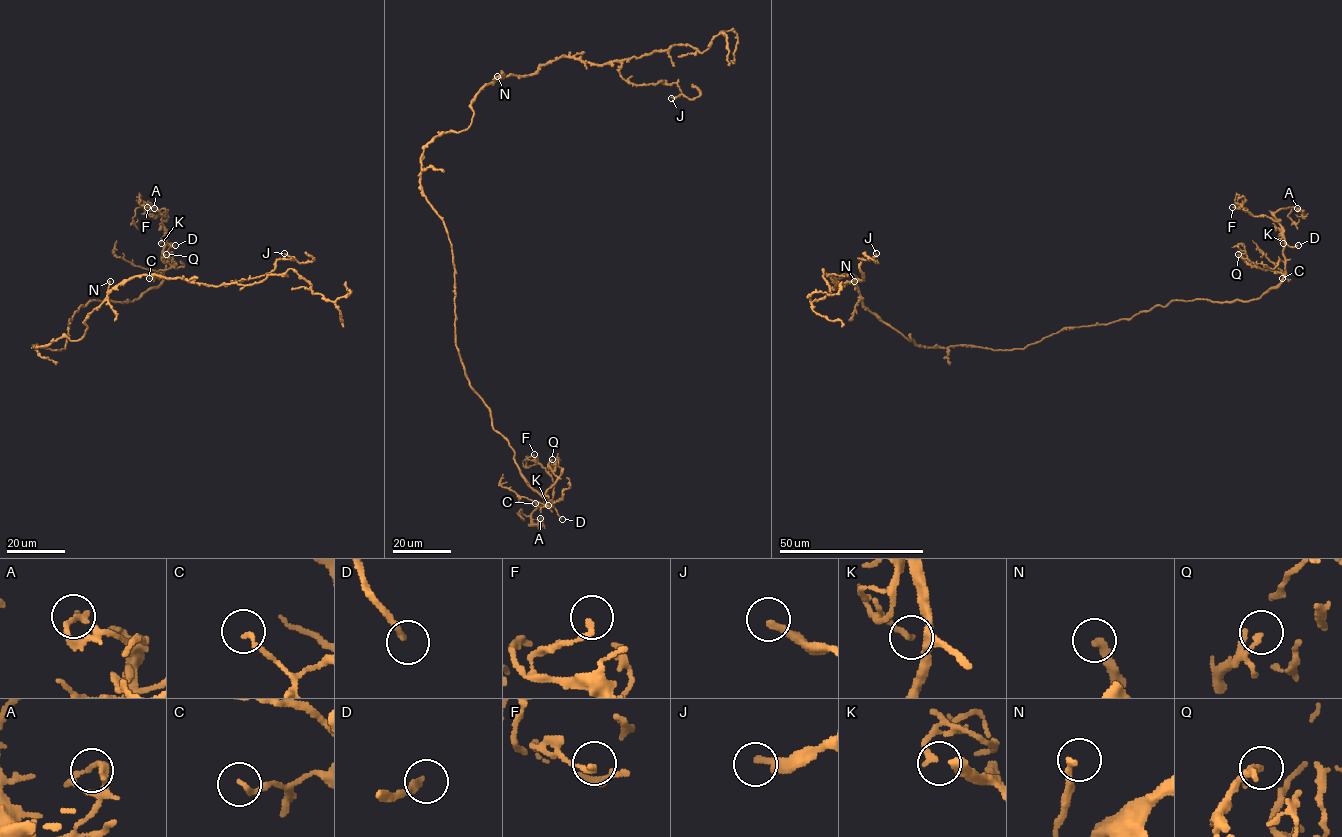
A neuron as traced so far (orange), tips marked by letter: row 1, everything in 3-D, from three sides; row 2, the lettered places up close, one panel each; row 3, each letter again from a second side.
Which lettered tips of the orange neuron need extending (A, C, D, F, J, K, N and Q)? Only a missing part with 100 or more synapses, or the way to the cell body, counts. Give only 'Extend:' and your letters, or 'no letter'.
Extend: D

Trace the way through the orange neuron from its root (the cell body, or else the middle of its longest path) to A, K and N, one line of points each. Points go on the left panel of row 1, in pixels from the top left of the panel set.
A: (37, 345), (63, 349), (69, 320), (90, 300), (132, 301), (161, 283), (166, 234), (144, 207), (154, 208)
K: (37, 345), (63, 349), (69, 320), (90, 300), (132, 301), (155, 288), (166, 266), (166, 237), (161, 243)
N: (37, 345), (34, 347), (45, 347), (63, 336), (79, 340), (87, 328), (85, 320), (105, 299), (110, 281)

